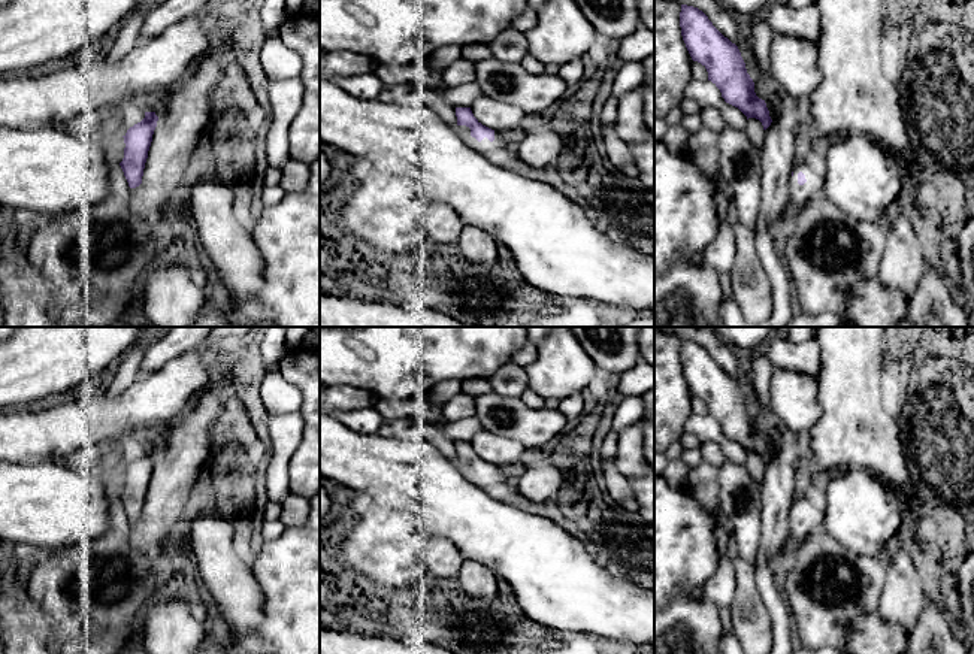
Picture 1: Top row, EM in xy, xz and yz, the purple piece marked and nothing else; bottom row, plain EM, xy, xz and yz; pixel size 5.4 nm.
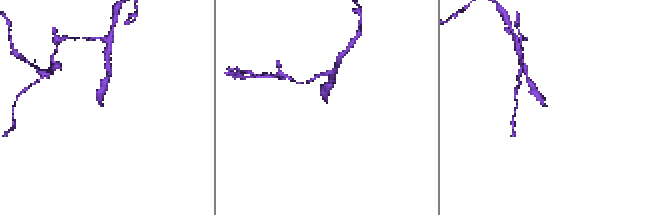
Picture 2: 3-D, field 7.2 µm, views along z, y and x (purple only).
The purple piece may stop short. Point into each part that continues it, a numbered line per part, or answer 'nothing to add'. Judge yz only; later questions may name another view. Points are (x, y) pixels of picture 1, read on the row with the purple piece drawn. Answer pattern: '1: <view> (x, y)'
1: yz (799, 194)

